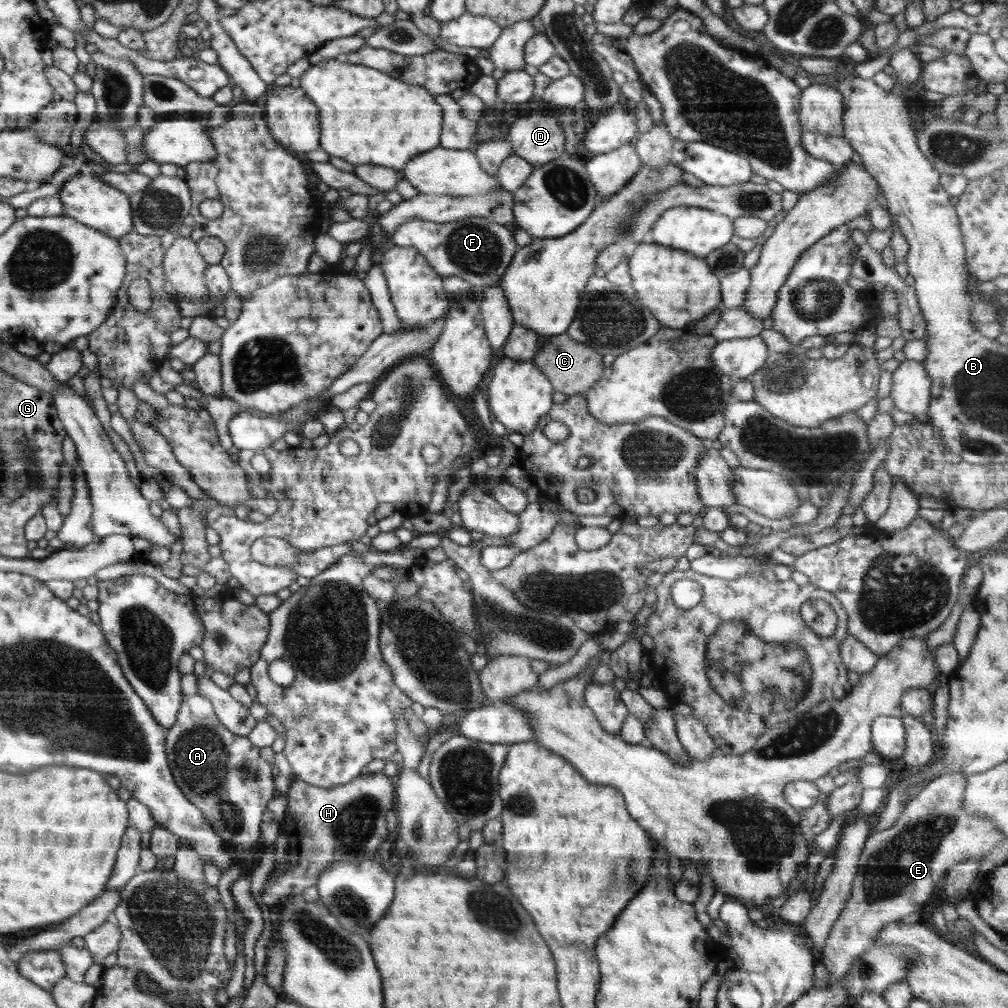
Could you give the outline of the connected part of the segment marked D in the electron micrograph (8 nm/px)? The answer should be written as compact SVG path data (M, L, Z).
M532 112L512 124L507 140L514 154L533 167L552 162L566 152L566 139L558 120L542 112Z

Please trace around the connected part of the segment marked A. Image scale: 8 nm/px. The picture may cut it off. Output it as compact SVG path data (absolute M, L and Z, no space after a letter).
M194 694L181 702L176 722L167 729L166 753L170 771L182 795L203 813L216 834L225 842L242 848L238 854L240 859L259 855L263 842L260 831L263 813L270 799L277 795L271 765L260 756L260 749L253 746L247 736L234 734L220 724L212 702Z

